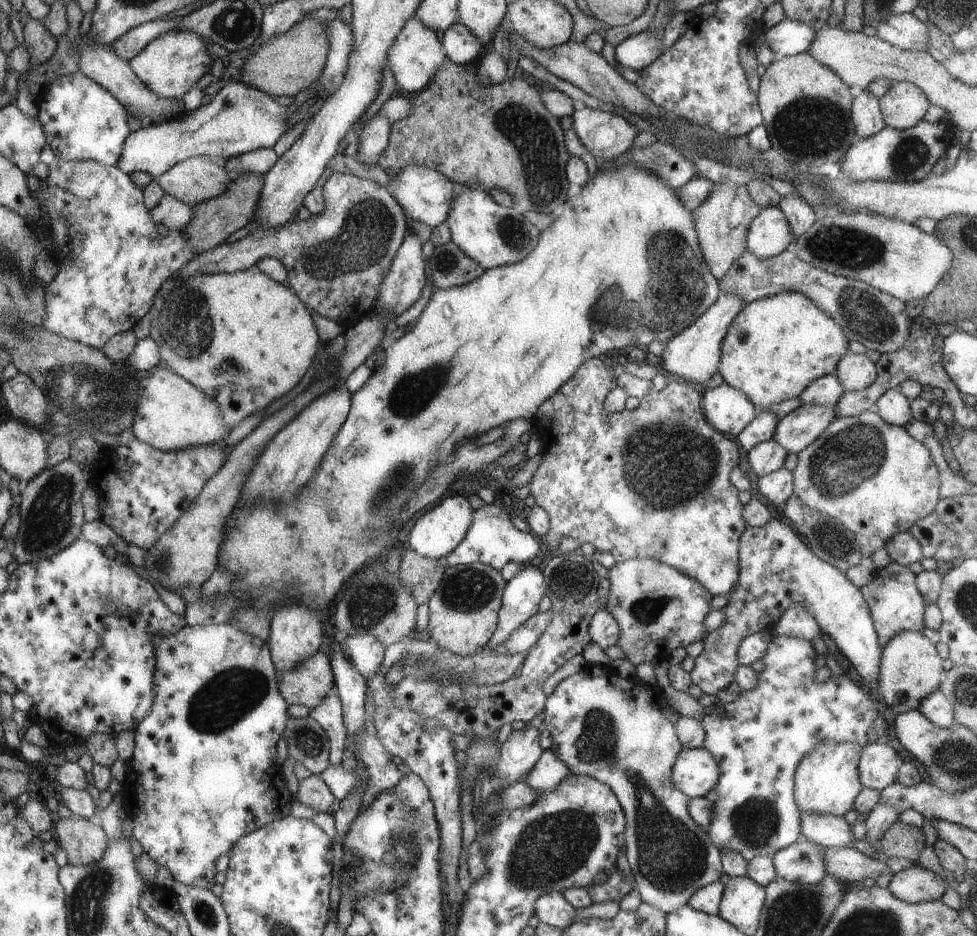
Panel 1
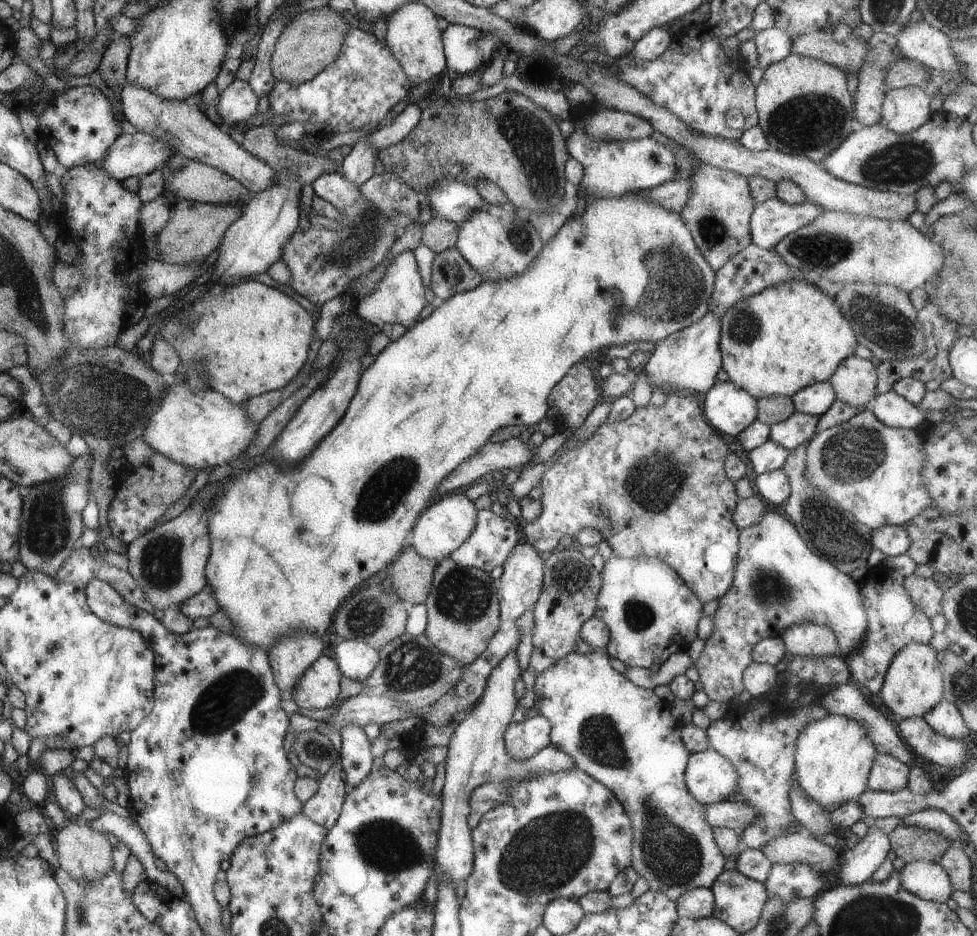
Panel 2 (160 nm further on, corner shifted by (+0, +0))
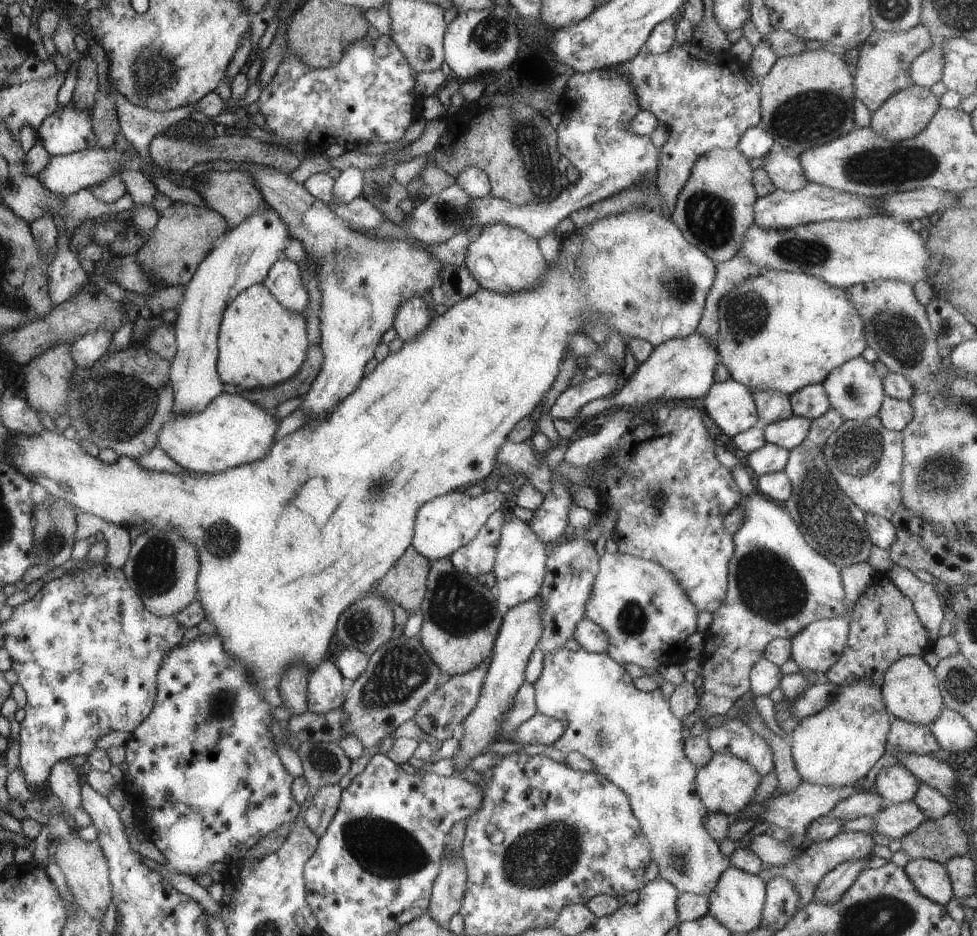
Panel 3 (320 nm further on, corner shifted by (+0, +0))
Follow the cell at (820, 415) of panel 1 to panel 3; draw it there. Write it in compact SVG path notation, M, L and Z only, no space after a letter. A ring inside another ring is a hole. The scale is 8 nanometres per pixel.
M796 415L782 419L763 427L767 443L785 449L793 449L808 436L811 420Z

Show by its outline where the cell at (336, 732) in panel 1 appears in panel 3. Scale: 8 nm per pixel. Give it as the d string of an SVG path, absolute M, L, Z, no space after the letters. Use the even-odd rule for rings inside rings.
M326 785L319 788L310 800L310 806L304 812L304 821L309 828L317 833L319 838L324 836L333 816L340 809L342 789L338 785Z

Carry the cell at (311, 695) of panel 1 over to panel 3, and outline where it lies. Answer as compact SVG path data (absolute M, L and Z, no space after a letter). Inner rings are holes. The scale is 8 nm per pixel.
M323 661L307 678L307 699L309 711L326 715L345 704L342 679L344 674L336 664Z

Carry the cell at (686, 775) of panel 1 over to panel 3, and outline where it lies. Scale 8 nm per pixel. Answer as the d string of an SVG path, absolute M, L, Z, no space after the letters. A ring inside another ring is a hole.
M713 753L710 762L697 769L697 792L705 803L708 813L722 813L731 819L742 813L748 805L752 804L756 790L761 783L758 771L746 762L744 758L736 755L721 755Z

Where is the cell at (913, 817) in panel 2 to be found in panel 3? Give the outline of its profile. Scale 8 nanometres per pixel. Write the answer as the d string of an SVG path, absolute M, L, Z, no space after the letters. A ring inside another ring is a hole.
M914 801L887 804L887 807L878 811L872 818L875 825L866 833L882 834L896 840L901 840L926 820Z

